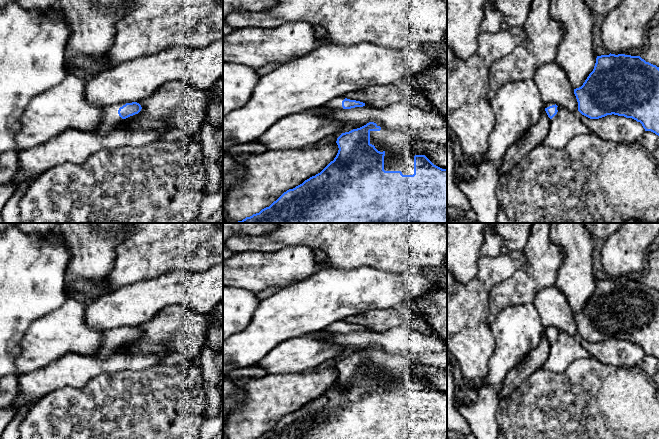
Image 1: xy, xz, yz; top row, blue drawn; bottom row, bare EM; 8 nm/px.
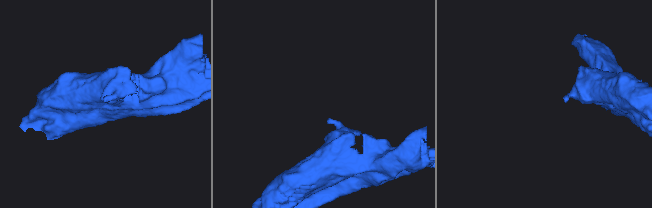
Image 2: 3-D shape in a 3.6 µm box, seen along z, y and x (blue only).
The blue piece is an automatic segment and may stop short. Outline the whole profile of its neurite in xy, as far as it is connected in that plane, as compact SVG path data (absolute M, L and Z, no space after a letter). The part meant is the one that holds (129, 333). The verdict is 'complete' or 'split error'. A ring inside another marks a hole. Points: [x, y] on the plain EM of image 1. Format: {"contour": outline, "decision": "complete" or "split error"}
{"contour": "M137 326L118 327L104 331L104 346L100 349L99 356L107 357L111 355L118 347L130 340L138 338L141 333L141 329Z", "decision": "split error"}

